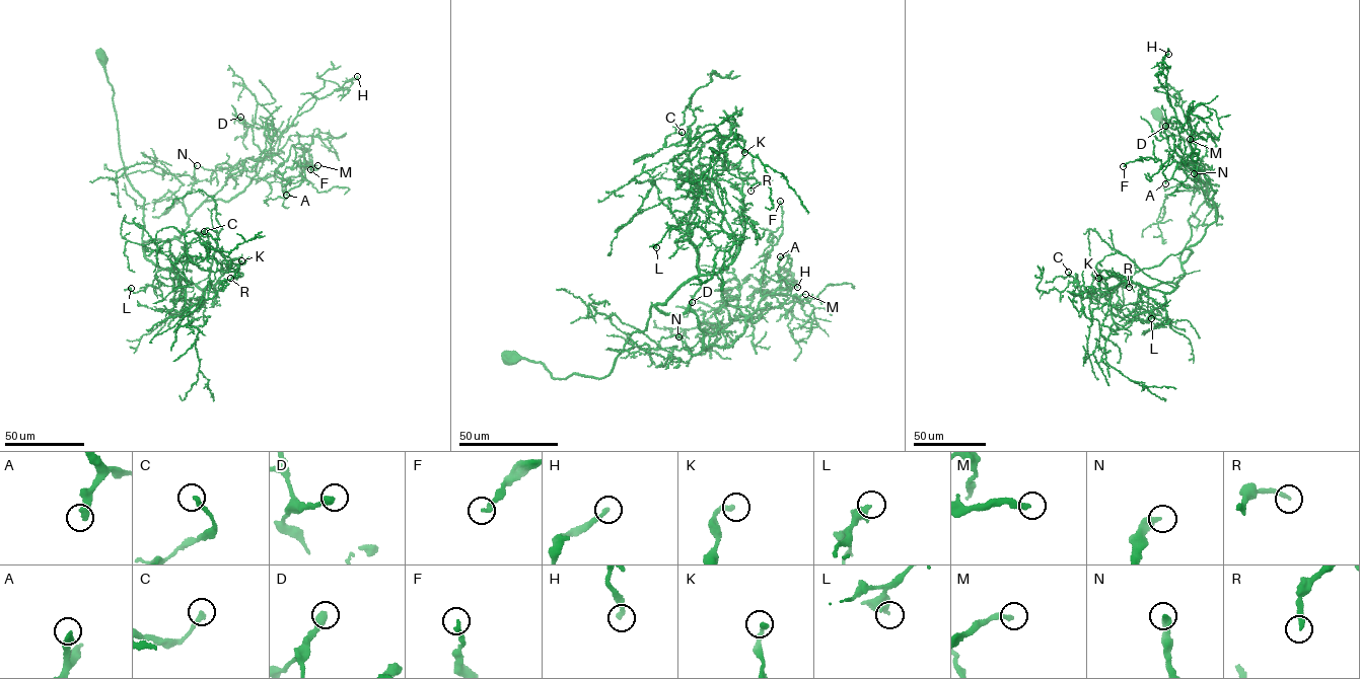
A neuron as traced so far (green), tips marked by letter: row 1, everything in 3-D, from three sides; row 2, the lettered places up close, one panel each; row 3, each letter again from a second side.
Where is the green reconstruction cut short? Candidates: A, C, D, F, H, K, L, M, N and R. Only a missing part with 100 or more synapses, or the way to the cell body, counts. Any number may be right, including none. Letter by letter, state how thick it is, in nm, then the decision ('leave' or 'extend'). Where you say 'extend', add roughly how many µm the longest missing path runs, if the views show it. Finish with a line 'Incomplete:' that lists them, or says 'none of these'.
A: 360 nm thick; extend; about 80 µm are missing
C: 240 nm thick; leave
D: 400 nm thick; leave
F: 240 nm thick; leave
H: 240 nm thick; leave
K: 280 nm thick; leave
L: 400 nm thick; leave
M: 280 nm thick; extend; about 60 µm are missing
N: 320 nm thick; extend; about 110 µm are missing
R: 240 nm thick; leave
Incomplete: A, M, N

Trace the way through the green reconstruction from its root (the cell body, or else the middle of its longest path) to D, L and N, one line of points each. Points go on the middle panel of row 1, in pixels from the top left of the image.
D: (512, 357), (599, 378), (653, 305), (695, 311), (703, 351), (758, 317), (692, 302)
L: (512, 357), (556, 378), (607, 375), (650, 307), (698, 274), (676, 227), (656, 247)
N: (512, 357), (556, 378), (601, 378), (653, 305), (695, 311), (703, 349), (678, 336)

